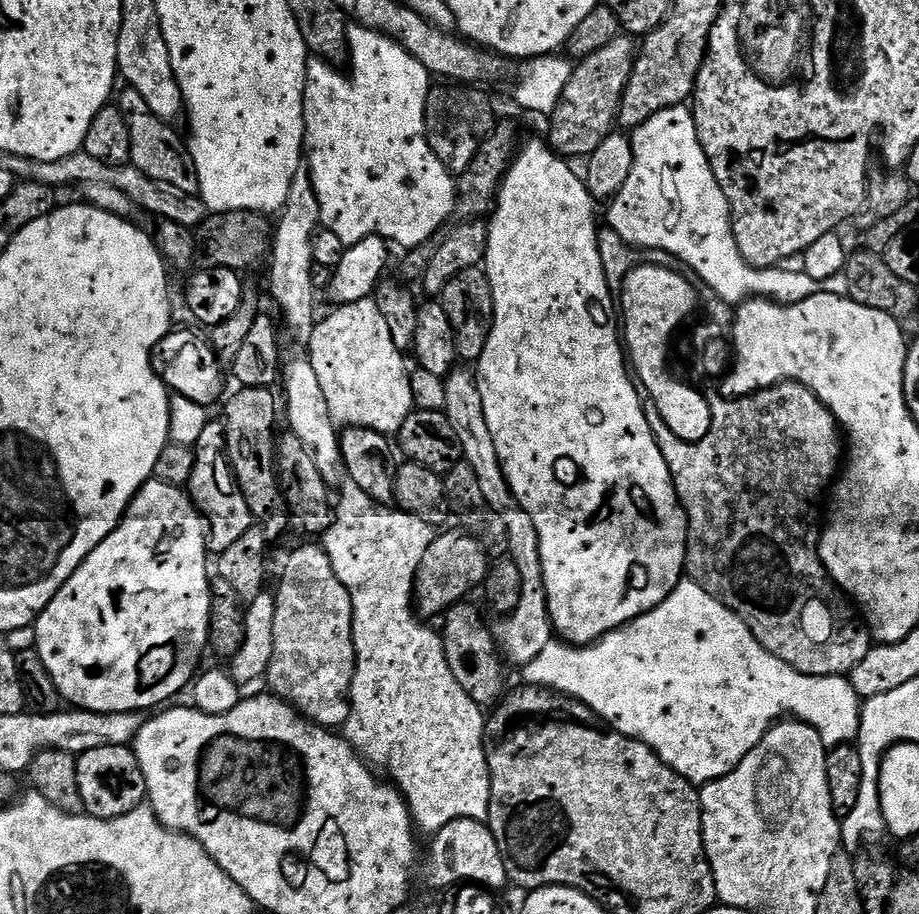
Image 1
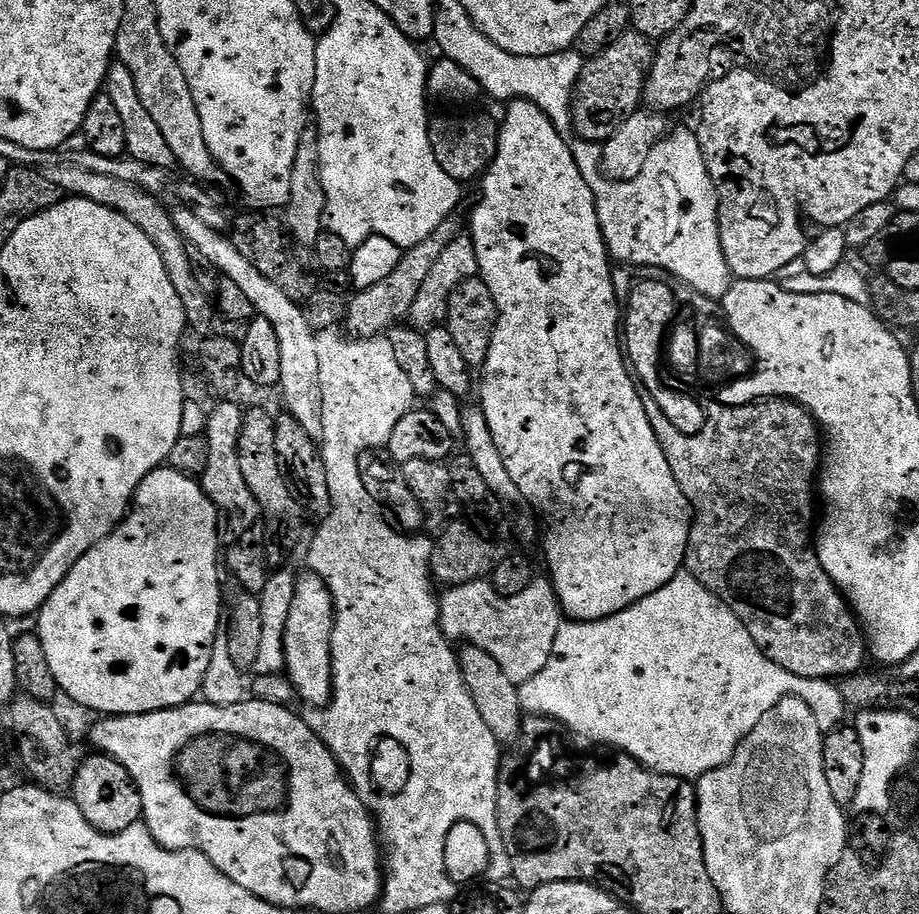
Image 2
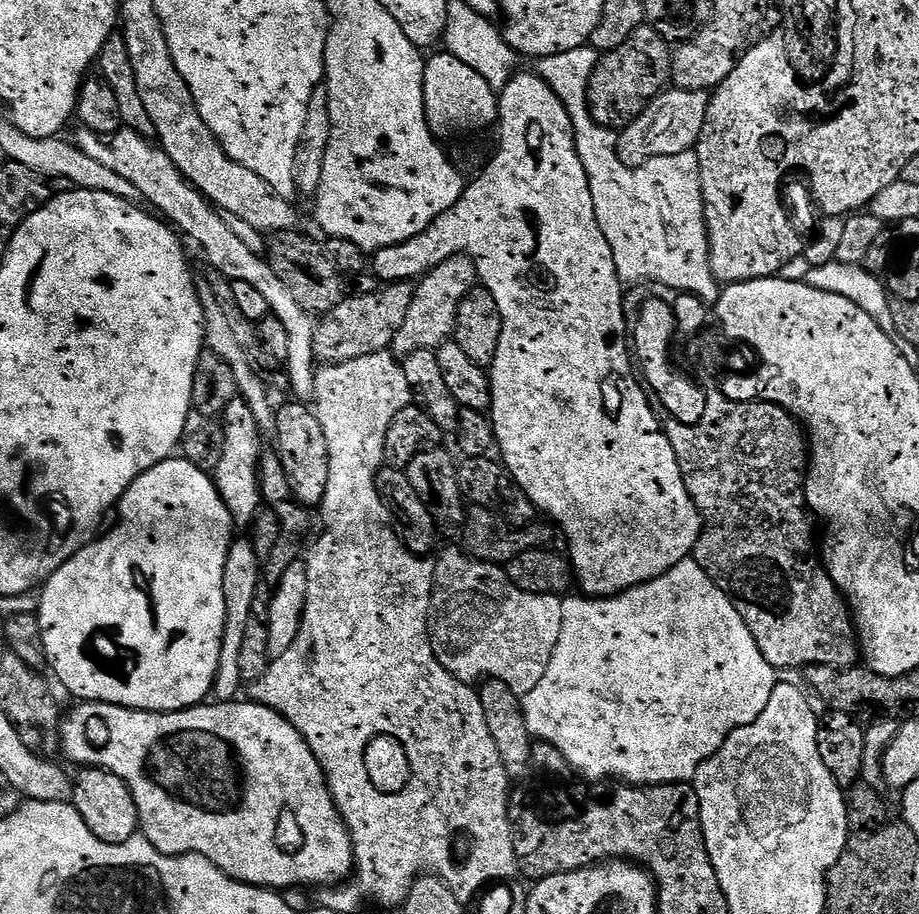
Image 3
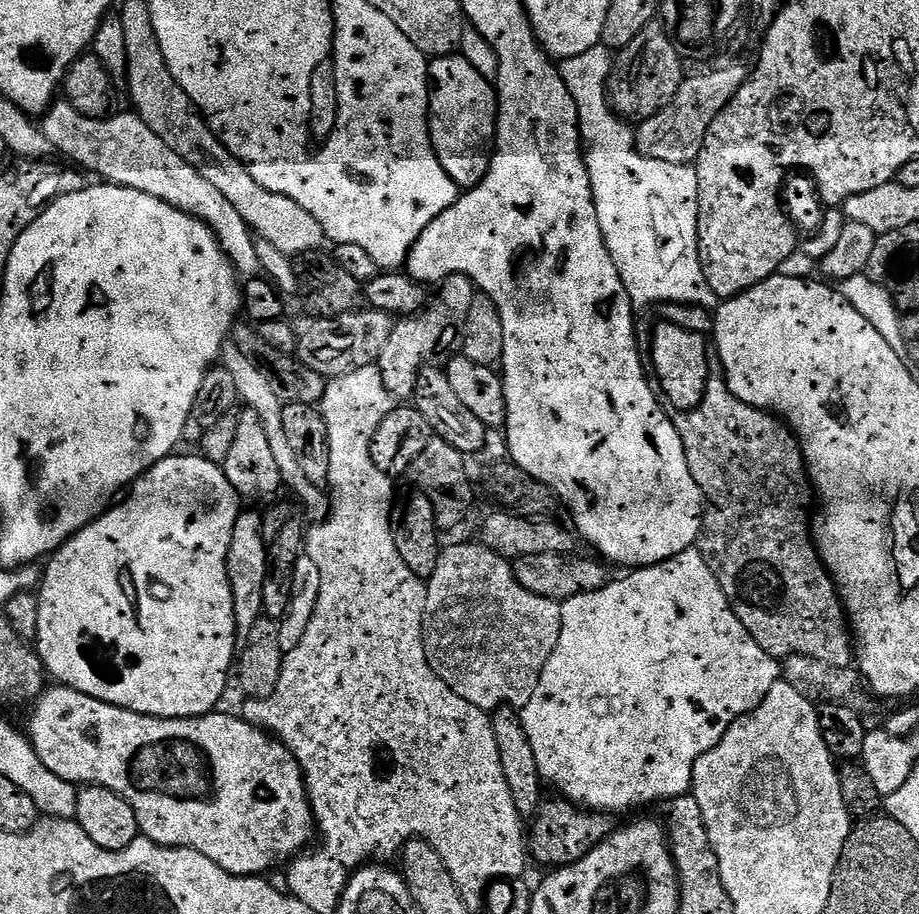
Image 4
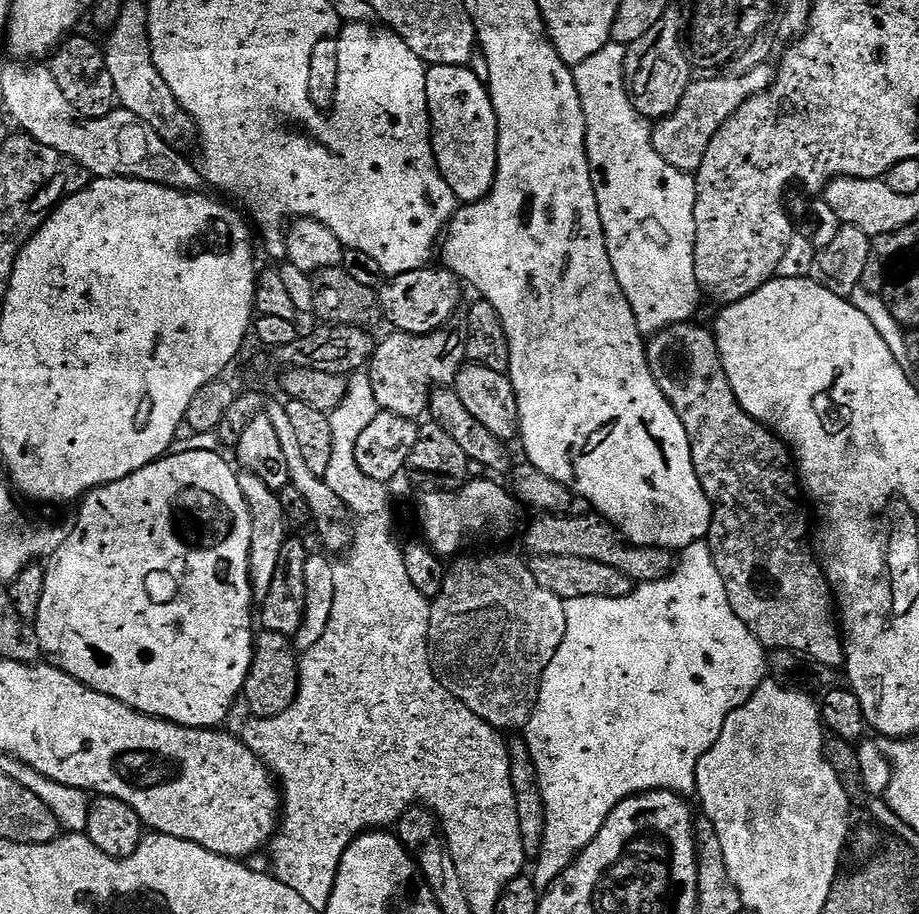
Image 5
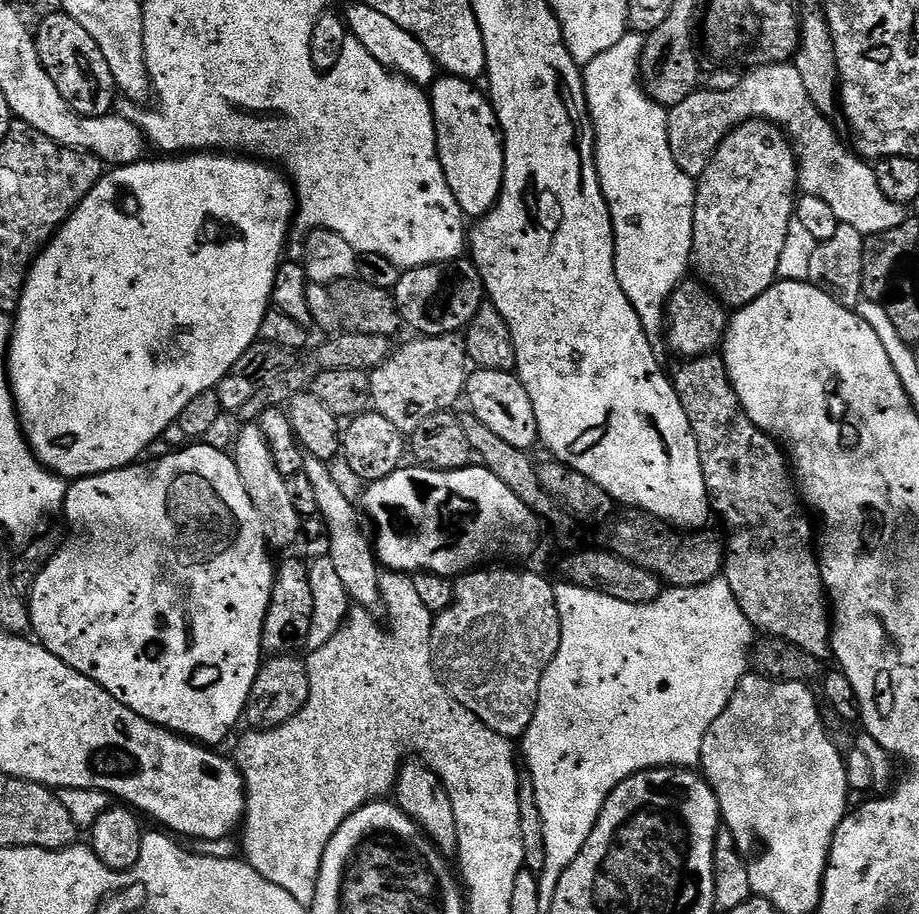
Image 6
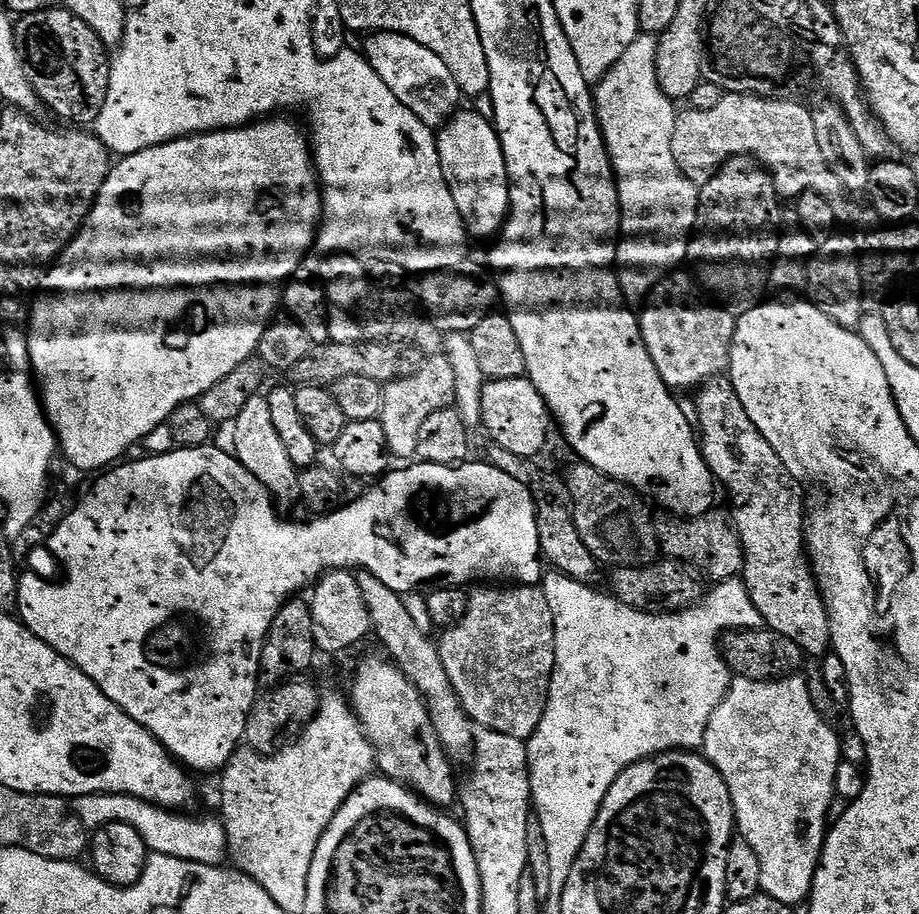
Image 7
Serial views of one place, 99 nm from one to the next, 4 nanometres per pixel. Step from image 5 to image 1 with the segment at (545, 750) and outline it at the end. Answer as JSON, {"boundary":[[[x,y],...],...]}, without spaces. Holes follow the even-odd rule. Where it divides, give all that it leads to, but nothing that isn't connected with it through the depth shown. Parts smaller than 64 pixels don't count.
{"boundary":[[[681,579],[680,585],[668,595],[664,601],[654,610],[642,614],[631,624],[623,624],[620,628],[615,628],[610,634],[601,636],[595,644],[587,646],[577,646],[569,644],[559,638],[553,638],[543,647],[542,654],[534,658],[532,662],[522,668],[524,674],[523,683],[534,688],[547,688],[551,691],[560,693],[561,696],[570,696],[574,700],[580,700],[581,703],[600,717],[601,721],[614,732],[621,732],[624,736],[629,736],[635,740],[641,740],[646,746],[650,746],[678,774],[682,774],[687,780],[691,780],[697,786],[709,784],[712,780],[722,778],[730,774],[762,742],[762,738],[772,729],[772,725],[783,721],[785,718],[800,720],[808,724],[814,730],[818,730],[818,738],[822,738],[825,748],[831,750],[838,747],[839,744],[852,744],[856,735],[860,733],[860,709],[862,707],[862,698],[854,690],[851,679],[848,676],[807,676],[798,670],[794,670],[786,662],[774,658],[761,646],[754,638],[752,631],[722,602],[710,598],[702,586],[698,586],[690,579]]]}

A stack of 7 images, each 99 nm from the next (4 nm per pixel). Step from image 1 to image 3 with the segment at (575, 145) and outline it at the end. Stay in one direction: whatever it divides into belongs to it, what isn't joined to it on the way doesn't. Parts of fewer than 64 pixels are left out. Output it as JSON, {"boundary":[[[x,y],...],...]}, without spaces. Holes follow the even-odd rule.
{"boundary":[[[645,26],[634,30],[634,34],[618,50],[603,53],[590,78],[588,106],[594,122],[603,128],[622,130],[649,102],[665,91],[672,78],[672,53],[669,41],[662,39],[656,29]]]}

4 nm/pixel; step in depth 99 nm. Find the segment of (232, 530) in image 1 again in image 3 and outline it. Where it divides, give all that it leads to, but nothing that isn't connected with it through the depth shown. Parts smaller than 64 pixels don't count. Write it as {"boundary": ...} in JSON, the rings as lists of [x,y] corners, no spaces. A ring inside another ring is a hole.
{"boundary":[[[241,398],[230,402],[230,406],[226,406],[222,417],[222,427],[224,445],[222,446],[222,458],[218,461],[214,473],[216,489],[222,502],[226,502],[226,510],[230,510],[233,525],[248,526],[262,511],[260,495],[260,457],[262,455],[260,439],[262,439],[262,433],[253,411]]]}

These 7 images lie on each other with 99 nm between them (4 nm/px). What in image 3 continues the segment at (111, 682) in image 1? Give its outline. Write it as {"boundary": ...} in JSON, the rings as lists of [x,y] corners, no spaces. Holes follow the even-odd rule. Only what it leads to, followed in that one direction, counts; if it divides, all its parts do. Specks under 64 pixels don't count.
{"boundary":[[[169,458],[163,460],[161,464],[156,464],[150,470],[142,473],[137,480],[125,490],[124,497],[121,498],[118,505],[118,513],[120,512],[120,521],[117,522],[116,528],[109,527],[99,538],[85,546],[82,550],[78,550],[78,554],[74,554],[58,569],[49,580],[44,581],[42,591],[39,593],[40,598],[40,628],[44,631],[44,649],[46,650],[46,658],[48,659],[47,667],[52,668],[54,675],[60,679],[60,684],[72,696],[77,696],[80,702],[95,702],[97,704],[117,704],[123,708],[134,708],[137,712],[180,712],[183,708],[195,708],[197,704],[203,704],[213,695],[212,687],[214,686],[214,678],[218,674],[218,658],[222,658],[222,638],[224,637],[224,627],[226,626],[226,594],[222,594],[222,570],[226,570],[226,554],[228,549],[234,543],[234,525],[232,523],[232,515],[230,510],[226,510],[226,502],[222,502],[222,498],[216,489],[215,479],[209,473],[198,470],[198,466],[191,464],[189,460],[183,458]]]}

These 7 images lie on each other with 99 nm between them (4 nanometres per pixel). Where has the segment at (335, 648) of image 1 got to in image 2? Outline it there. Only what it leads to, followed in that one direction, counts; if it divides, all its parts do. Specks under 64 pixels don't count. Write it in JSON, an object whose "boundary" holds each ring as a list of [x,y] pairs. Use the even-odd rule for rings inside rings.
{"boundary":[[[311,570],[301,571],[296,578],[294,586],[294,602],[290,602],[290,618],[286,618],[286,638],[284,649],[286,650],[286,662],[284,672],[287,680],[292,684],[292,691],[300,696],[312,708],[322,708],[332,699],[332,651],[330,650],[330,638],[332,637],[332,601],[319,576]]]}

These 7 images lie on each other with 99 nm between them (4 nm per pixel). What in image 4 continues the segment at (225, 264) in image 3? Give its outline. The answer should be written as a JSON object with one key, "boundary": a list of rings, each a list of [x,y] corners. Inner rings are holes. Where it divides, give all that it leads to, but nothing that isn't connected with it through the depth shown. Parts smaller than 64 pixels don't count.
{"boundary":[[[56,102],[43,113],[42,127],[46,138],[50,138],[53,149],[57,153],[61,152],[65,161],[73,160],[76,163],[73,165],[79,166],[85,173],[97,172],[100,175],[97,177],[103,178],[109,184],[121,184],[127,188],[142,190],[146,194],[154,194],[154,198],[162,198],[162,202],[170,202],[170,206],[198,218],[218,238],[226,258],[241,277],[251,278],[257,275],[261,266],[258,250],[254,250],[256,236],[242,218],[242,214],[238,214],[238,210],[234,210],[227,198],[210,181],[202,178],[202,174],[198,174],[198,170],[194,170],[194,166],[186,162],[186,158],[174,154],[174,150],[170,150],[170,146],[166,146],[166,142],[162,142],[162,138],[158,138],[158,134],[154,134],[154,130],[150,130],[150,126],[146,126],[140,116],[128,112],[122,113],[121,116],[113,114],[106,120],[95,120],[78,114],[78,110],[74,110],[74,106],[66,102]]]}

